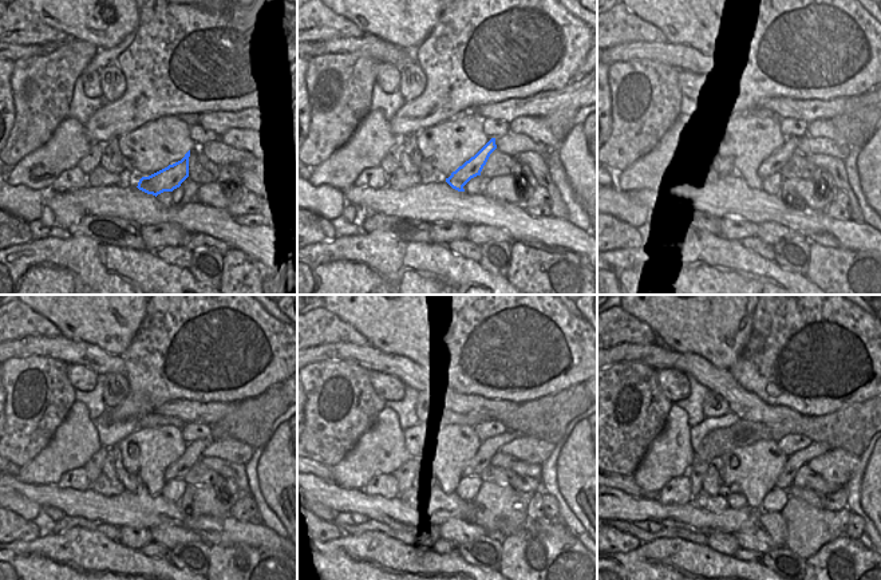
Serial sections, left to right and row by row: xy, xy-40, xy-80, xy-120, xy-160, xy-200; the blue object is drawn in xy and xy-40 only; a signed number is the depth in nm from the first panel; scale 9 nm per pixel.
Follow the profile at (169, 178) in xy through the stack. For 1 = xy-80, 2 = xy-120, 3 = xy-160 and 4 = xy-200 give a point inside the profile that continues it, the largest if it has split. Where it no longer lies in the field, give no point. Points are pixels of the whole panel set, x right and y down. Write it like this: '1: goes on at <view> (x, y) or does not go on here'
1: goes on at xy-80 (774, 164)
2: goes on at xy-120 (192, 448)
3: goes on at xy-160 (481, 461)
4: goes on at xy-200 (787, 444)

